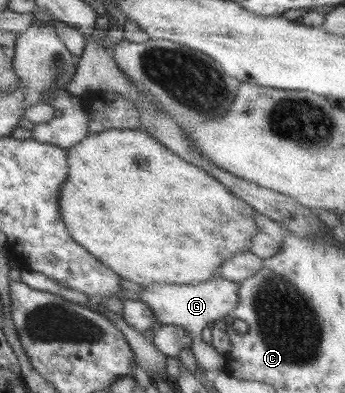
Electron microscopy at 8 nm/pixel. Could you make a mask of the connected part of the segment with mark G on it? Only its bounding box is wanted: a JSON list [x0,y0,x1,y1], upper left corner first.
[141,276,238,373]

